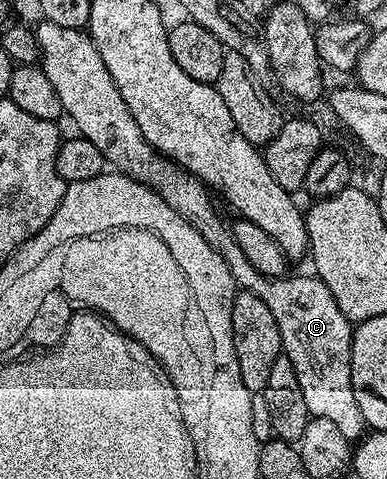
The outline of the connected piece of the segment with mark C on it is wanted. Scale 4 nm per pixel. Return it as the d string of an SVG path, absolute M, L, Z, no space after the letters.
M46 20L39 24L34 29L36 45L40 49L38 64L46 79L50 79L58 99L62 99L67 120L76 124L75 132L90 139L113 170L125 173L162 195L162 199L170 203L178 215L185 217L190 227L194 227L194 231L198 231L198 235L202 235L218 255L224 257L237 286L245 293L258 295L258 299L270 307L274 319L278 319L278 331L284 340L283 356L294 363L294 372L298 375L309 414L330 419L330 423L335 423L339 433L346 435L348 441L359 442L365 436L366 426L358 399L354 399L350 375L354 325L346 315L342 315L338 303L334 303L330 287L315 275L285 275L273 279L254 271L246 255L242 255L238 248L229 222L224 222L219 211L212 206L208 186L187 173L181 165L162 156L144 138L138 123L134 123L134 115L130 115L130 107L126 107L126 99L122 99L122 91L118 91L118 83L110 79L110 71L106 71L106 63L102 63L102 55L98 55L98 47L87 32L74 27L58 27L58 23Z

